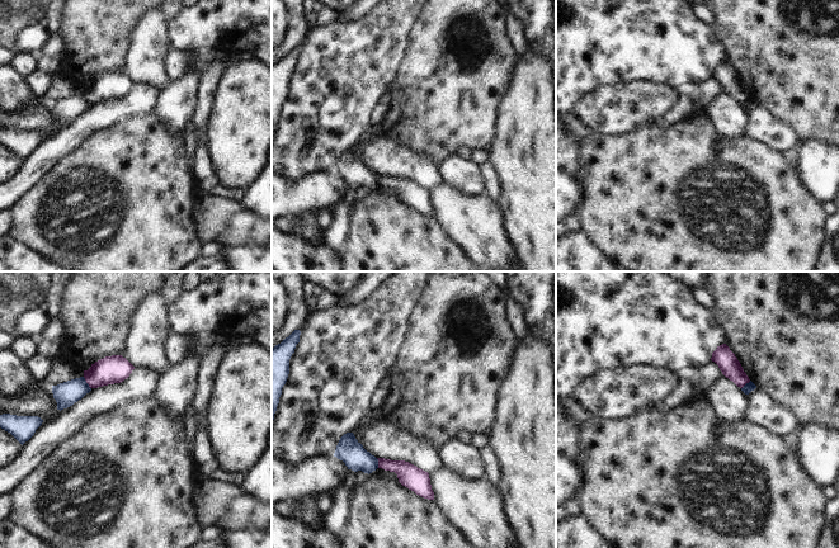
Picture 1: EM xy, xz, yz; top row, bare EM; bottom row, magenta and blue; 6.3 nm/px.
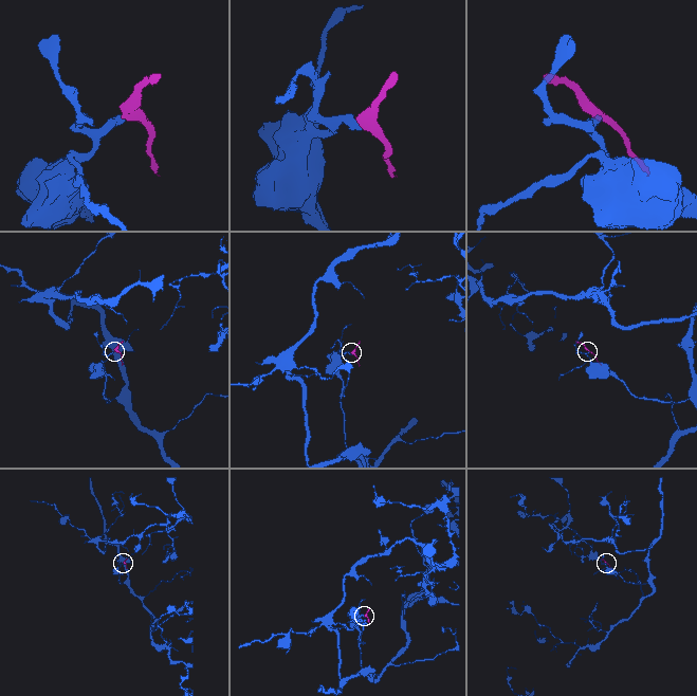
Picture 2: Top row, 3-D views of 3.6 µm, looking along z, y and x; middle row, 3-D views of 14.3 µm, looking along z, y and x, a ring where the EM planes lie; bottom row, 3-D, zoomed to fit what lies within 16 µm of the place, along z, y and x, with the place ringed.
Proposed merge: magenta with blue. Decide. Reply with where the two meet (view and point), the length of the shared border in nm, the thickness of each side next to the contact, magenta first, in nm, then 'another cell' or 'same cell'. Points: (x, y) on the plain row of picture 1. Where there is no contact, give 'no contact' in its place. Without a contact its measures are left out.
contact xy (86, 98); length 90 nm; calibres 180 and 150 nm; another cell

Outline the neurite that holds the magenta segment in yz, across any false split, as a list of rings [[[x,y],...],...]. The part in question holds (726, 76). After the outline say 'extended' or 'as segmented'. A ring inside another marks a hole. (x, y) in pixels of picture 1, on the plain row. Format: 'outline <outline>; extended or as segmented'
outline [[[726,60],[717,62],[712,68],[711,76],[715,77],[722,90],[732,96],[737,103],[743,104],[750,98],[740,77]]]; as segmented

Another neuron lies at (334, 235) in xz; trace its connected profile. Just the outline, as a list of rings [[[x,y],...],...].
[[[347,148],[340,153],[334,173],[345,179],[349,189],[333,207],[333,218],[322,232],[322,240],[325,245],[340,254],[345,245],[355,202],[378,184],[378,175],[363,164],[353,148]]]

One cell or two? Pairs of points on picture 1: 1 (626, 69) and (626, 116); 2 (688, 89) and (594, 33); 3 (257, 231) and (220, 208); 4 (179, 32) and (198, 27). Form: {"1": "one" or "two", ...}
{"1": "two", "2": "two", "3": "one", "4": "one"}

